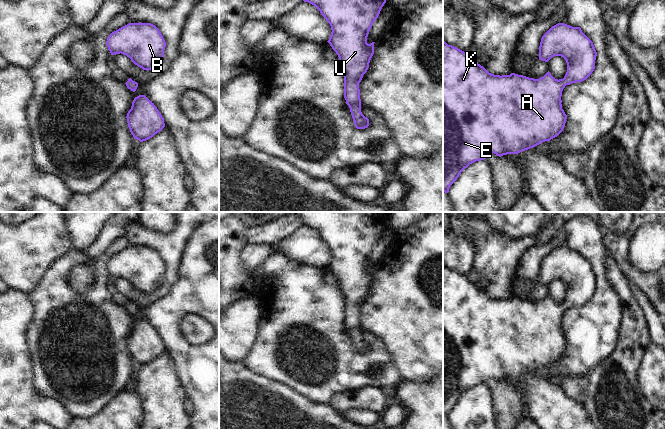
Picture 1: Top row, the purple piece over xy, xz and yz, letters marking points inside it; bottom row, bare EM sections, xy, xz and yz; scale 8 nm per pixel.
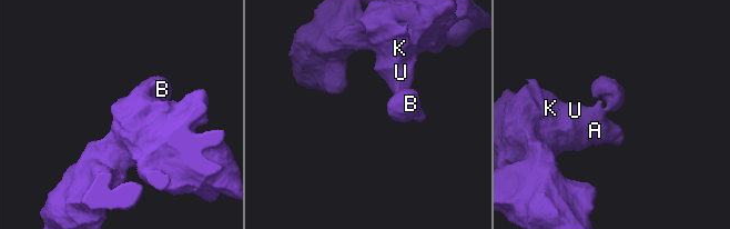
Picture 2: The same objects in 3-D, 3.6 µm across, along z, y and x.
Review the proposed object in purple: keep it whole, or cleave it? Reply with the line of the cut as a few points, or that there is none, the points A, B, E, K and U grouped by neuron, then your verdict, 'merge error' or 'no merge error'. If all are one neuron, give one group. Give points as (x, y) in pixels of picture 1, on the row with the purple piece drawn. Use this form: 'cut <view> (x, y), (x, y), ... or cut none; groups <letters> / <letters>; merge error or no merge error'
cut none; groups A B E K U; no merge error

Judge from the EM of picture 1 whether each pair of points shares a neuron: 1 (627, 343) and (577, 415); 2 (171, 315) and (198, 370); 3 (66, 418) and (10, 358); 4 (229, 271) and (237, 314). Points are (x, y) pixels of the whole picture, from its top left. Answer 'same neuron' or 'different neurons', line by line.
1: different neurons
2: same neuron
3: same neuron
4: different neurons

